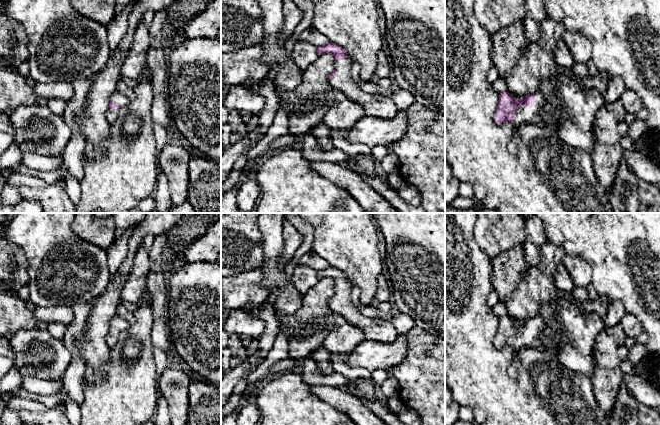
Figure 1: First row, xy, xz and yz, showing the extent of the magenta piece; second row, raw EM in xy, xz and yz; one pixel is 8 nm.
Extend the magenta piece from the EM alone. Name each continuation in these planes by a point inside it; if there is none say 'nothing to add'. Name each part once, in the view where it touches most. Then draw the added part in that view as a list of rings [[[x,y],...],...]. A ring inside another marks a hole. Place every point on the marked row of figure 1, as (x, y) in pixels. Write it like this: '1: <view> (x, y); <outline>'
1: yz (523, 115); [[[538,91],[535,94],[535,102],[531,108],[526,108],[524,103],[522,107],[519,108],[515,113],[515,118],[513,120],[514,125],[520,125],[523,123],[534,123],[539,128],[544,129],[544,124],[540,116],[540,112],[545,103],[546,97],[542,91]]]

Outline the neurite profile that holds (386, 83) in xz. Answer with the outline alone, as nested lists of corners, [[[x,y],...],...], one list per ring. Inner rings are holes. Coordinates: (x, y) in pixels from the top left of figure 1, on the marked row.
[[[388,76],[386,78],[378,78],[375,79],[377,85],[383,89],[391,89],[395,86],[392,76]]]

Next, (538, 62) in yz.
[[[547,16],[540,24],[540,39],[535,43],[527,43],[525,52],[503,77],[508,92],[516,99],[525,98],[531,93],[541,91],[541,80],[553,78],[558,83],[557,75],[560,67],[556,63],[555,50],[563,38],[566,29],[563,24]]]

